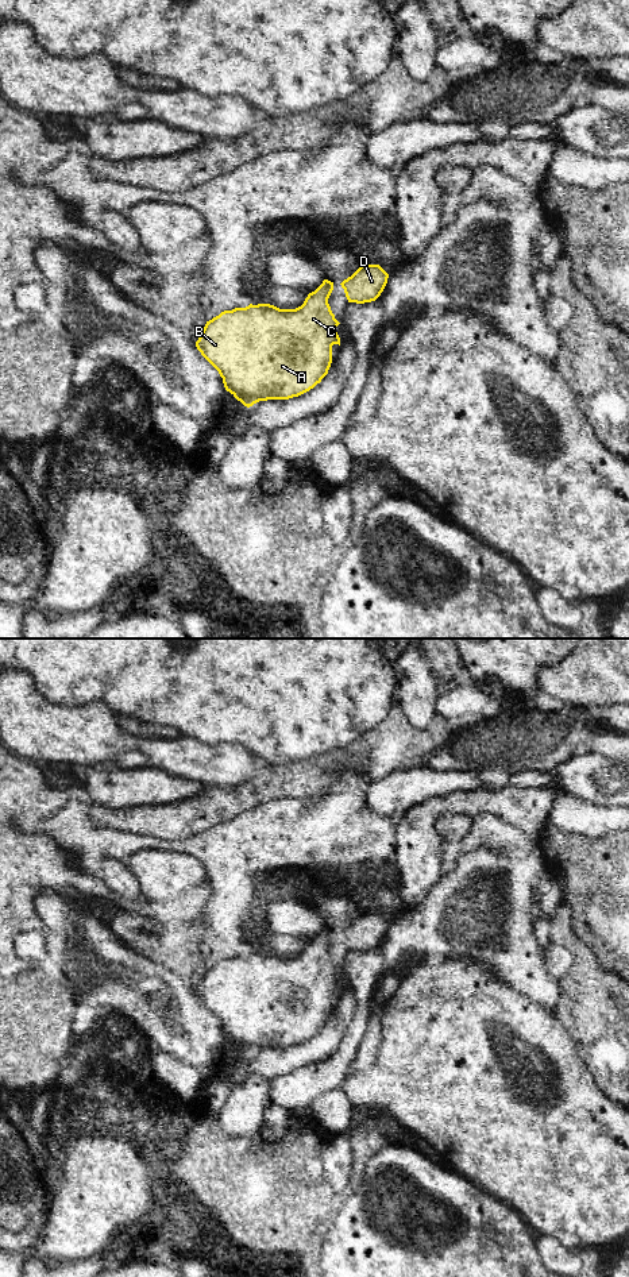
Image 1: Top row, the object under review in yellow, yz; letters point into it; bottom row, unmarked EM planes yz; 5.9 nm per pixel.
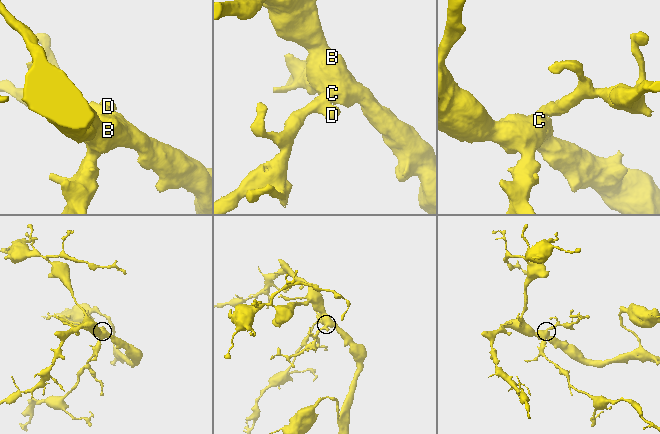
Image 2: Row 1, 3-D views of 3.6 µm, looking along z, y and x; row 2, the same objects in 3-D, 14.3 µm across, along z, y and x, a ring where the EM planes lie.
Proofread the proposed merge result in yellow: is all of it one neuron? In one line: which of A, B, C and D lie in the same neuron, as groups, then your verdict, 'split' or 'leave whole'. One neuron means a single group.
A B C D | leave whole

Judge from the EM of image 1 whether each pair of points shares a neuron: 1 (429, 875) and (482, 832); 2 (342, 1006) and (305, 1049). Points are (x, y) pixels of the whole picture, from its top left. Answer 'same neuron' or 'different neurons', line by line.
1: different neurons
2: same neuron

